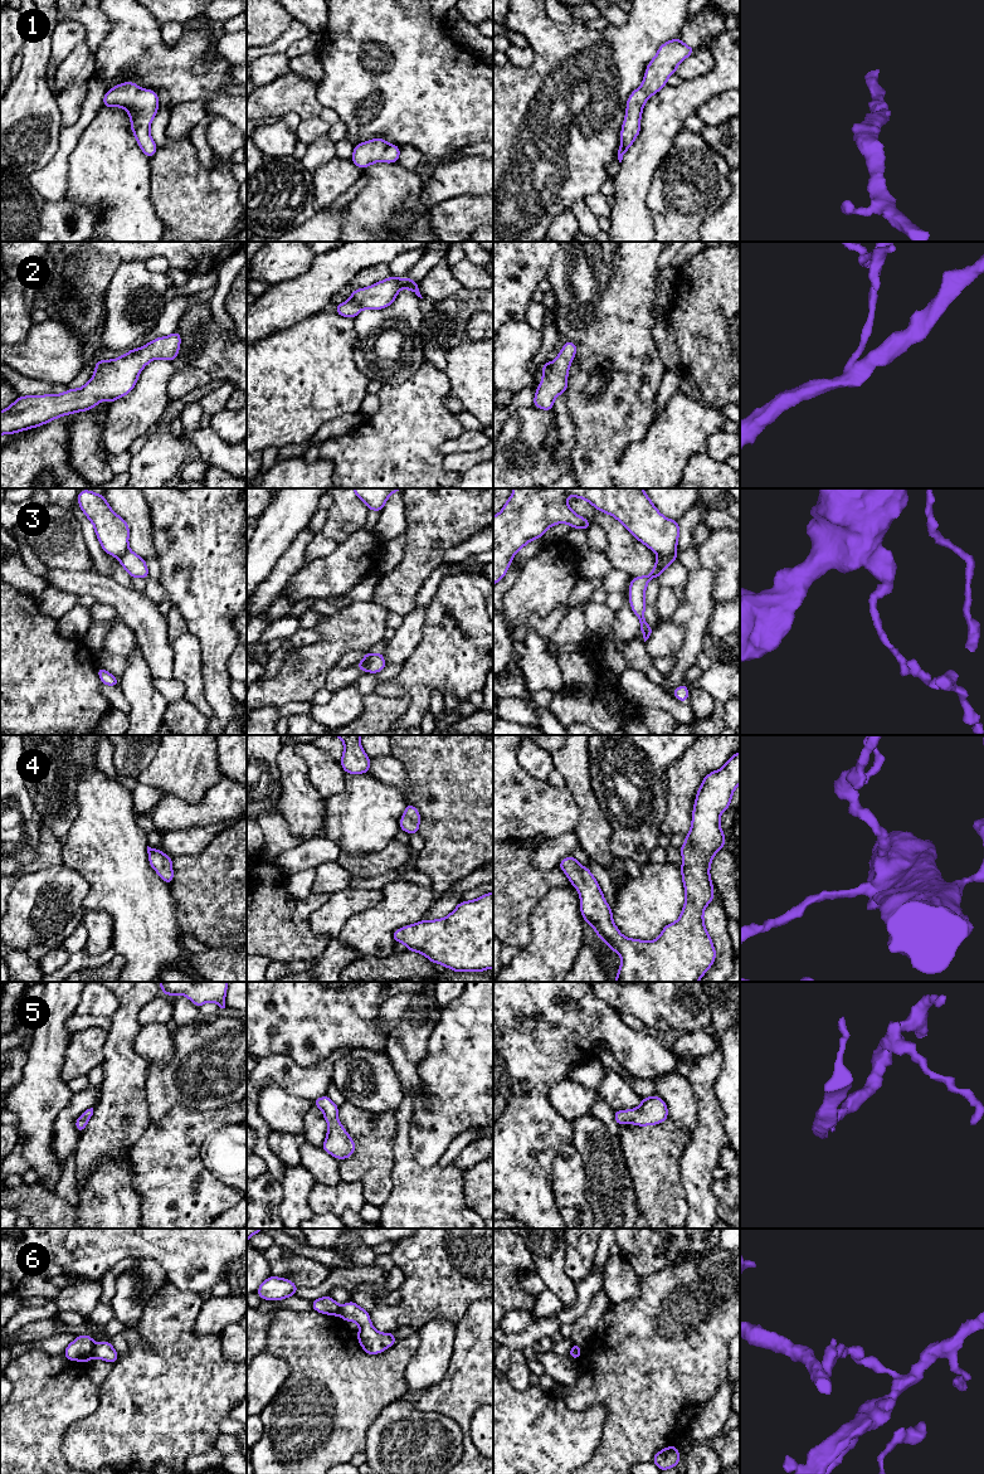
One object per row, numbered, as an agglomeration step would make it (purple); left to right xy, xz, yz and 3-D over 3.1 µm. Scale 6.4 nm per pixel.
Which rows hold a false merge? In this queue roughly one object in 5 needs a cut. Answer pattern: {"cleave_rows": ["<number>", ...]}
{"cleave_rows": ["3", "6"]}

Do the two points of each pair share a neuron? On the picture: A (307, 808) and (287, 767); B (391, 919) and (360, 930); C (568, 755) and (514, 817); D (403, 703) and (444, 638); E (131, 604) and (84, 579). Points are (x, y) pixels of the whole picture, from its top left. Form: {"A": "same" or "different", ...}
{"A": "same", "B": "same", "C": "different", "D": "different", "E": "same"}

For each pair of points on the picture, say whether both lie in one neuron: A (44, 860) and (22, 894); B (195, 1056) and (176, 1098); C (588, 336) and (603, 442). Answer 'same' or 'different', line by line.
A: different
B: same
C: same

